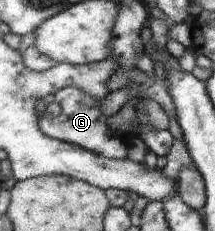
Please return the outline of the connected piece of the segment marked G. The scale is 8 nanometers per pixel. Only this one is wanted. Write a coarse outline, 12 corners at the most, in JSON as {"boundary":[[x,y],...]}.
{"boundary":[[79,87],[55,93],[56,119],[37,119],[48,137],[108,159],[127,158],[101,101]]}

